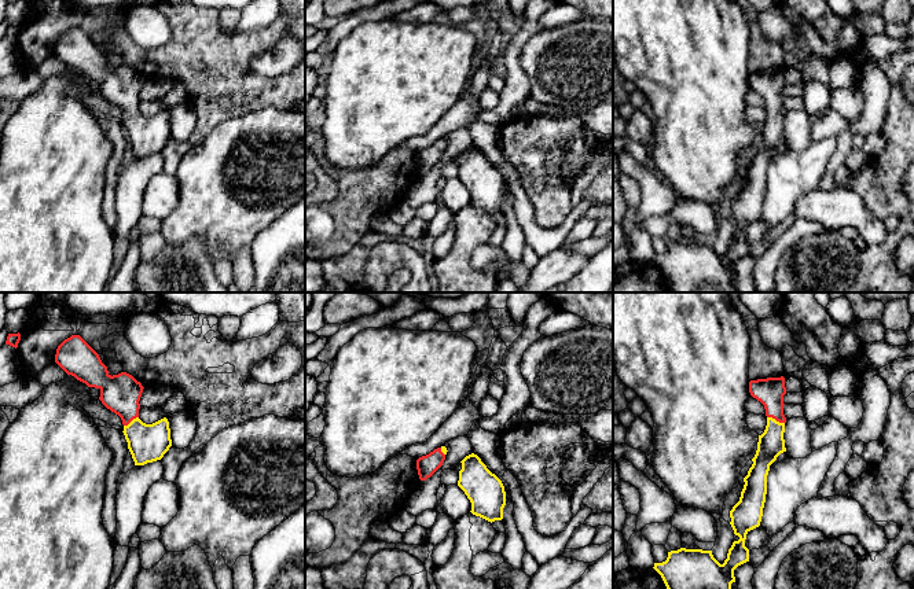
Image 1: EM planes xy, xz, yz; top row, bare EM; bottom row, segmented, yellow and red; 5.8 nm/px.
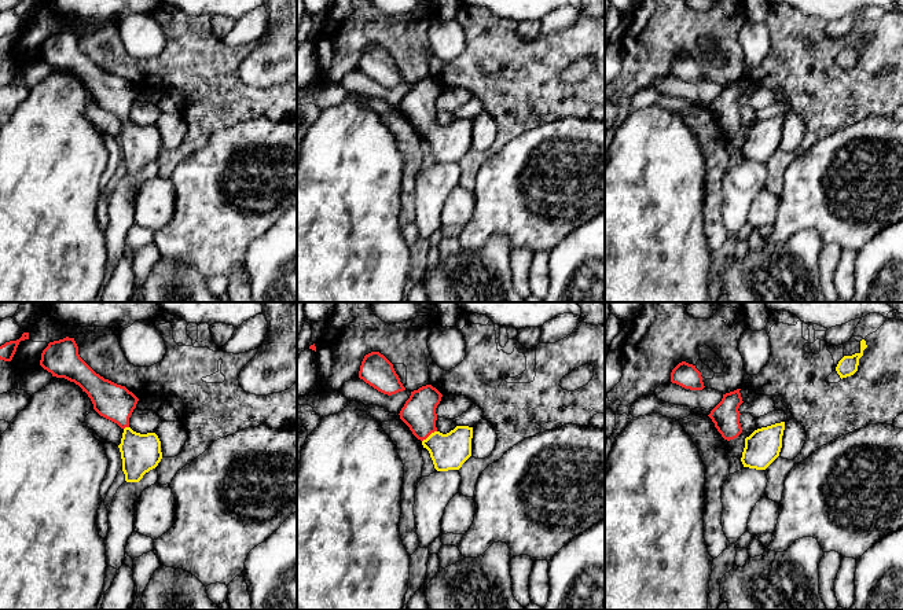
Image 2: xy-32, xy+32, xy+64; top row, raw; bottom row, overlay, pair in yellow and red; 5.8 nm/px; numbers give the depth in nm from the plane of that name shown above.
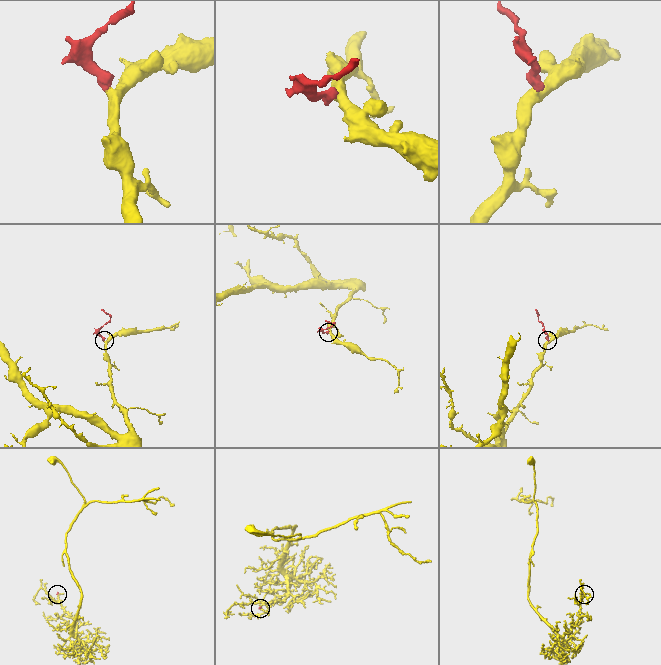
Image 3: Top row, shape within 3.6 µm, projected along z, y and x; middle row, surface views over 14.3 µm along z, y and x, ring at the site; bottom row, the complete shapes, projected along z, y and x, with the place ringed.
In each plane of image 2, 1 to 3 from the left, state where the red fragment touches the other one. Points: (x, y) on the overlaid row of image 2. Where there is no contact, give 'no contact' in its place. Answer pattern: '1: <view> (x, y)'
1: xy-32 (125, 427)
2: xy+32 (430, 434)
3: no contact

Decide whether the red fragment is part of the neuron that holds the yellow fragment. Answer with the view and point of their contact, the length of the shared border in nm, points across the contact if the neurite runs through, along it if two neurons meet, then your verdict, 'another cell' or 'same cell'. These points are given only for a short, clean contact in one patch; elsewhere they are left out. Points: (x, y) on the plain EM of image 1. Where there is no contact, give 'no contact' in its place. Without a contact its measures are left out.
yz (775, 113) | 110 nm | across yz (771, 136), (775, 113), (770, 84) | same cell

